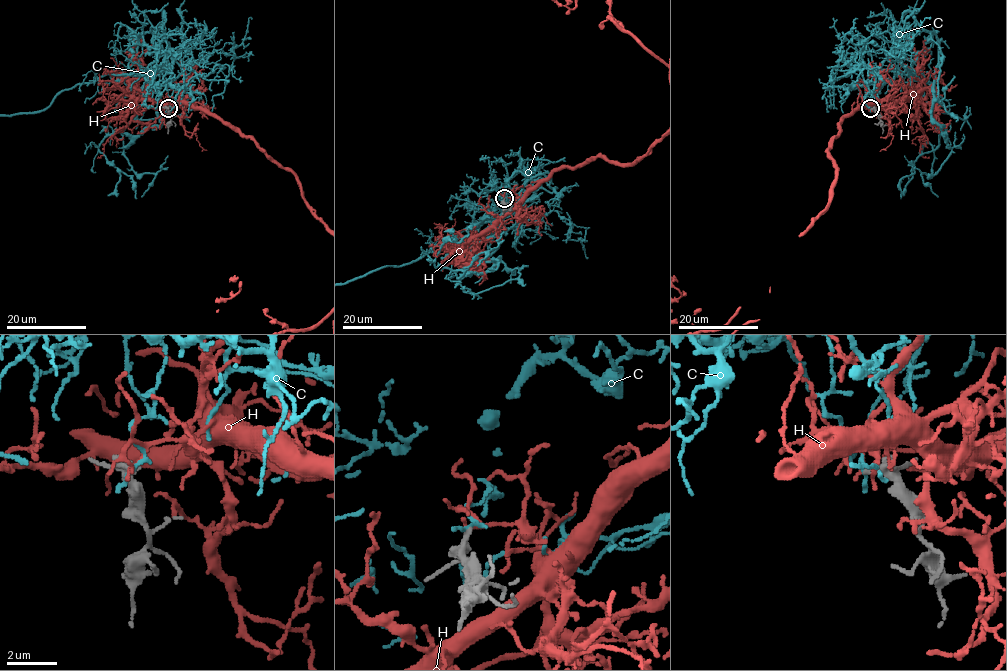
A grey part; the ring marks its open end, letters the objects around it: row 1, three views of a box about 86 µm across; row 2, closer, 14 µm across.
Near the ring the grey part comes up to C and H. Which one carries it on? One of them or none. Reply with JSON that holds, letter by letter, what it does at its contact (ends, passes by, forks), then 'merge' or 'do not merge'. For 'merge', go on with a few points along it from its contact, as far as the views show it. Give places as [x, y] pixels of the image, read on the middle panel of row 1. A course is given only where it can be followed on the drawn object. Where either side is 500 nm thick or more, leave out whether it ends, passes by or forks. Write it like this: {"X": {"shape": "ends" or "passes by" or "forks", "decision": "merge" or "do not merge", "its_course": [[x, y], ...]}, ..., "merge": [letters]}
{"C": {"shape": "ends", "decision": "do not merge"}, "H": {"shape": "passes by", "decision": "do not merge"}, "merge": []}

